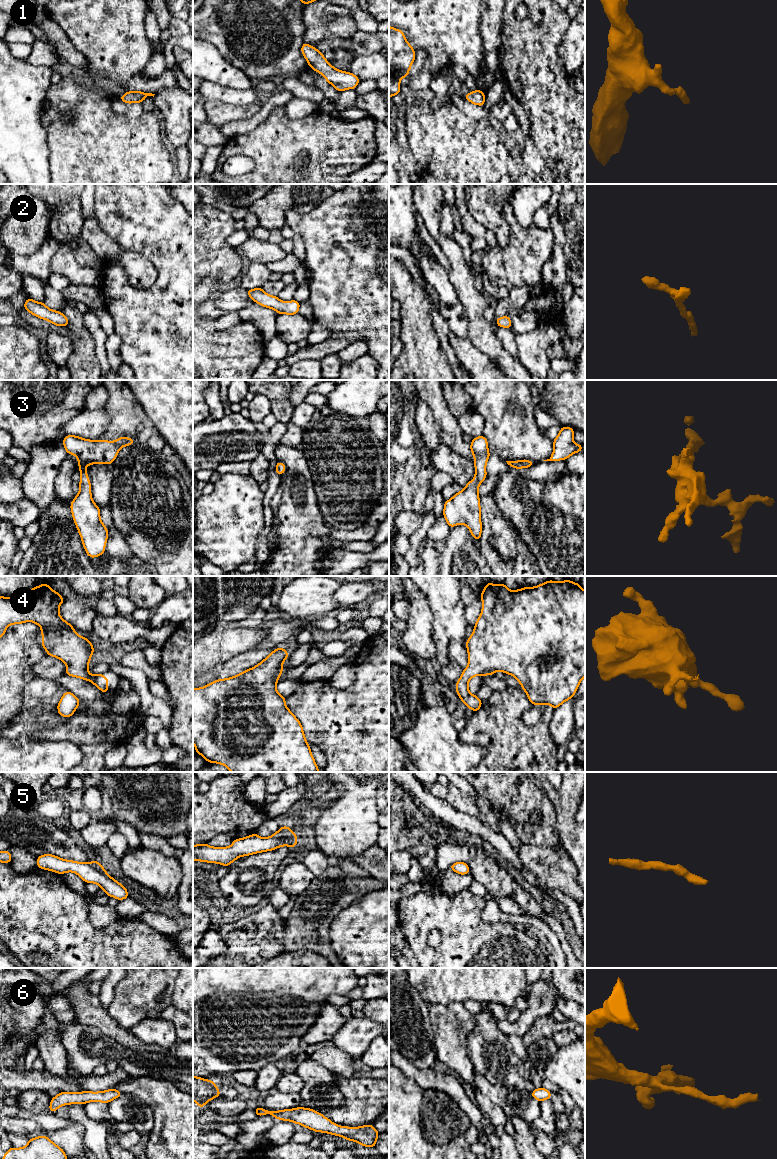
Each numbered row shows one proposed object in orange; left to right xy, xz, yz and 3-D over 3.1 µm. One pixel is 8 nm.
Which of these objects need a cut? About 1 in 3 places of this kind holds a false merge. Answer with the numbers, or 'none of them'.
none of them

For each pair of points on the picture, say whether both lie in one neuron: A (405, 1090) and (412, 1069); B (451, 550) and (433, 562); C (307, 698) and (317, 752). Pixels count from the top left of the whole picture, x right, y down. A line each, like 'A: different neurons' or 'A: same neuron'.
A: different neurons
B: different neurons
C: different neurons

